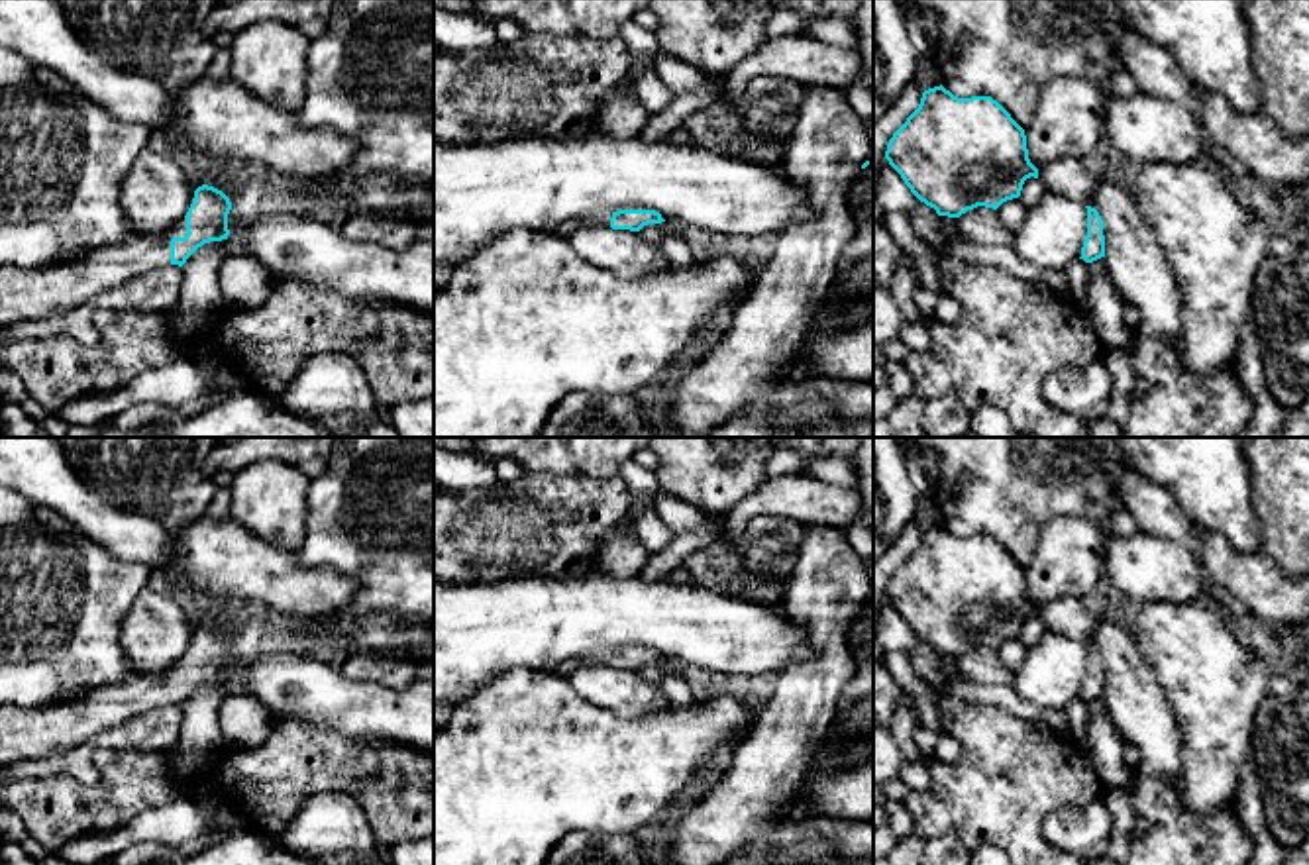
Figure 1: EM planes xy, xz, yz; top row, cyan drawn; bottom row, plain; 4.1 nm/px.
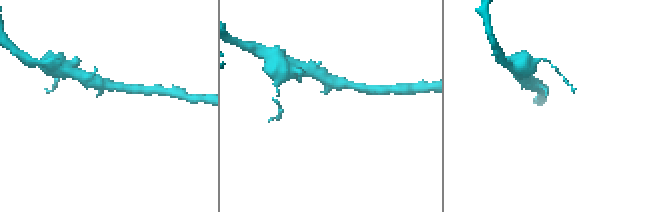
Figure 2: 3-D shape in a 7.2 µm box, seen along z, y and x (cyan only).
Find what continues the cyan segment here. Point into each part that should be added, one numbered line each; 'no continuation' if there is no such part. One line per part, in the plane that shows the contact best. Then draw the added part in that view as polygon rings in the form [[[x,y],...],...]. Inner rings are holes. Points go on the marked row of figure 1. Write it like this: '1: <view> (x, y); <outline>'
1: xy (61, 289); [[[186,218],[157,237],[128,237],[82,261],[24,271],[0,267],[0,328],[88,310],[88,304],[143,273],[171,265],[171,239],[186,235]]]

